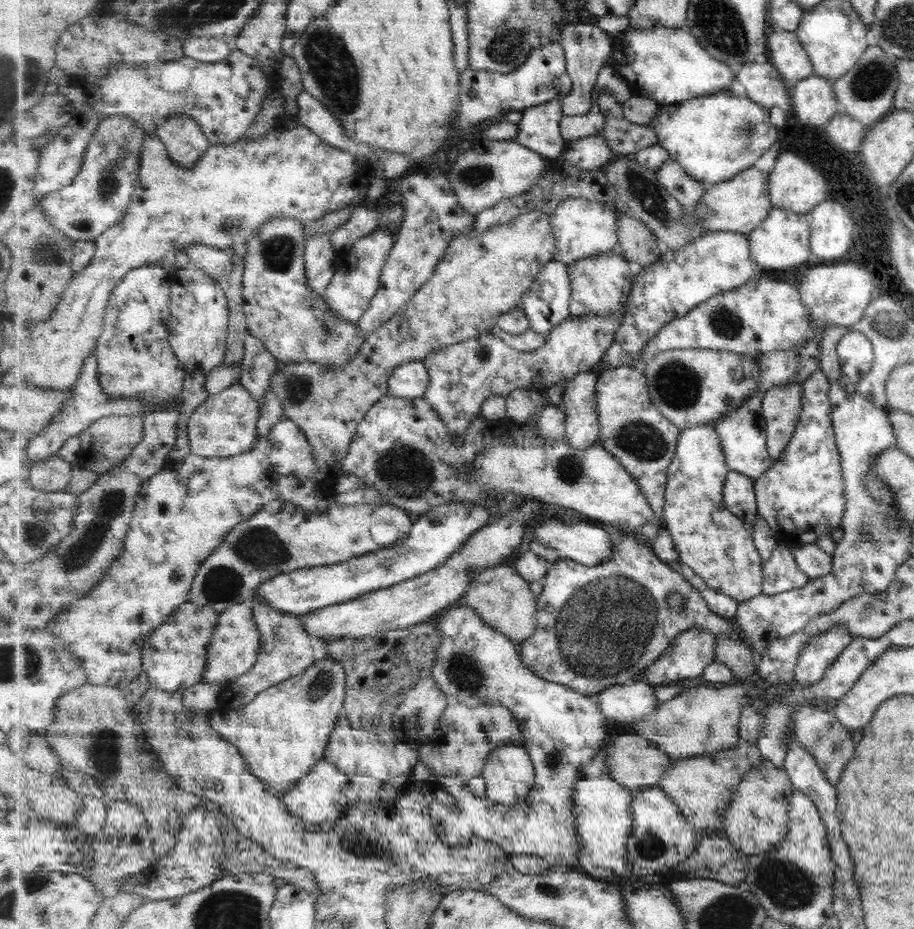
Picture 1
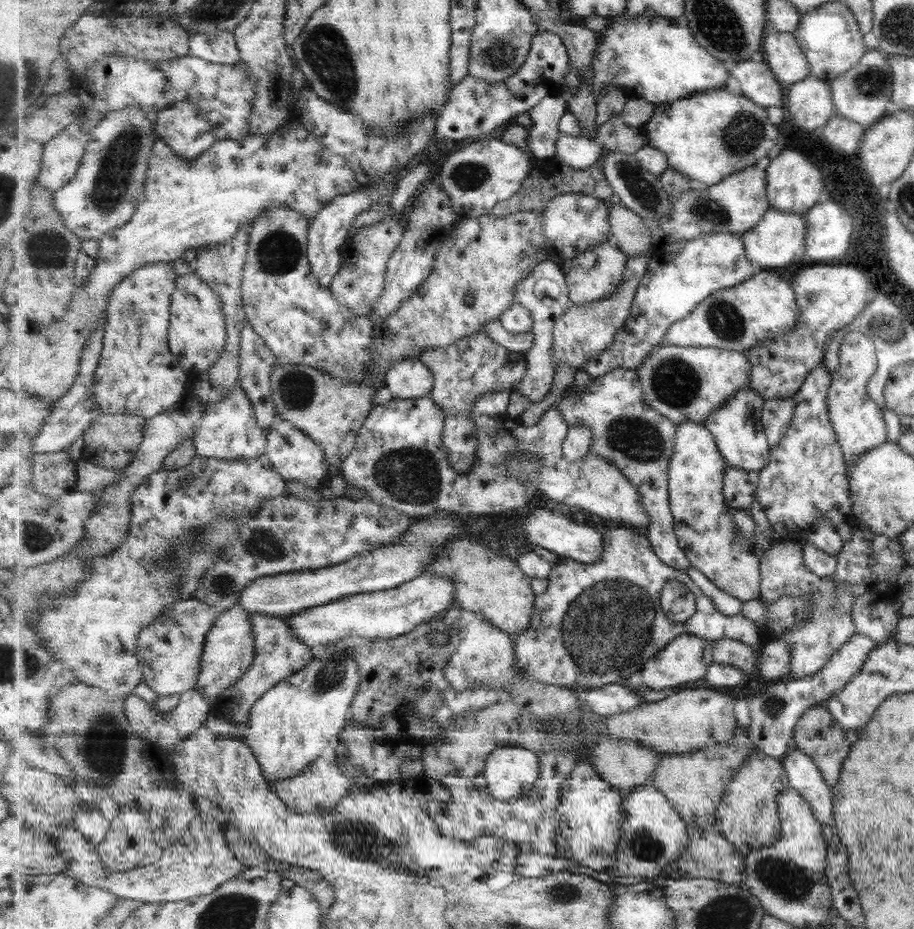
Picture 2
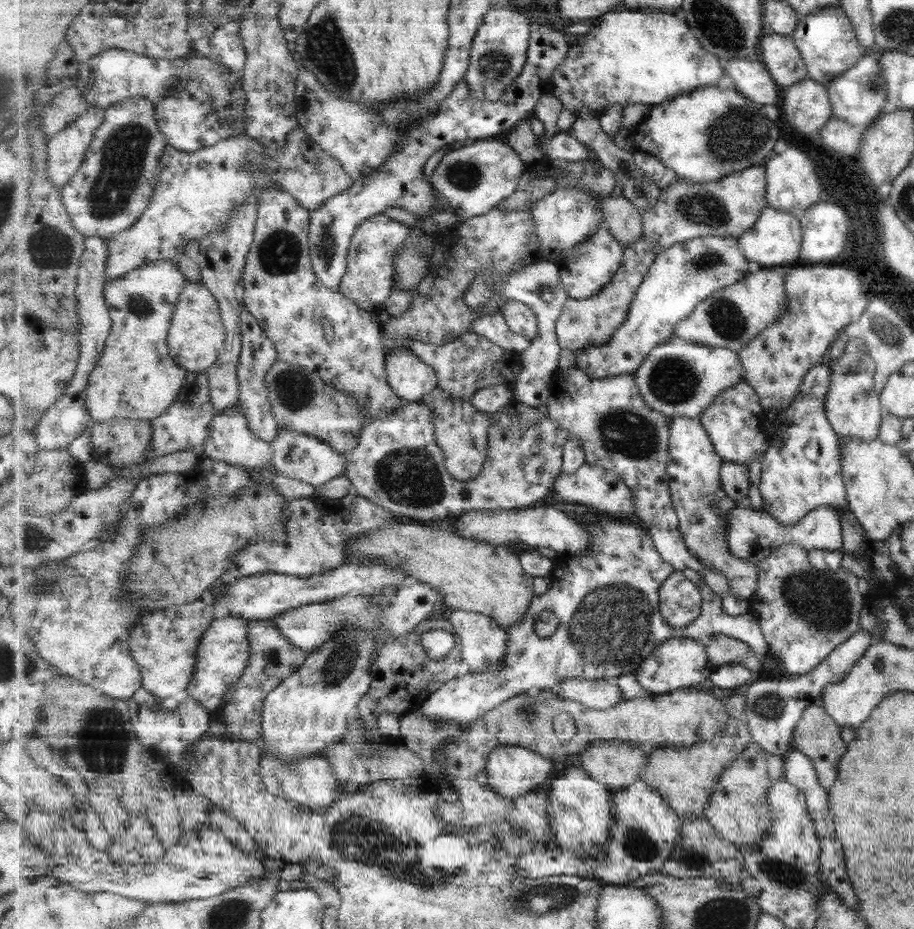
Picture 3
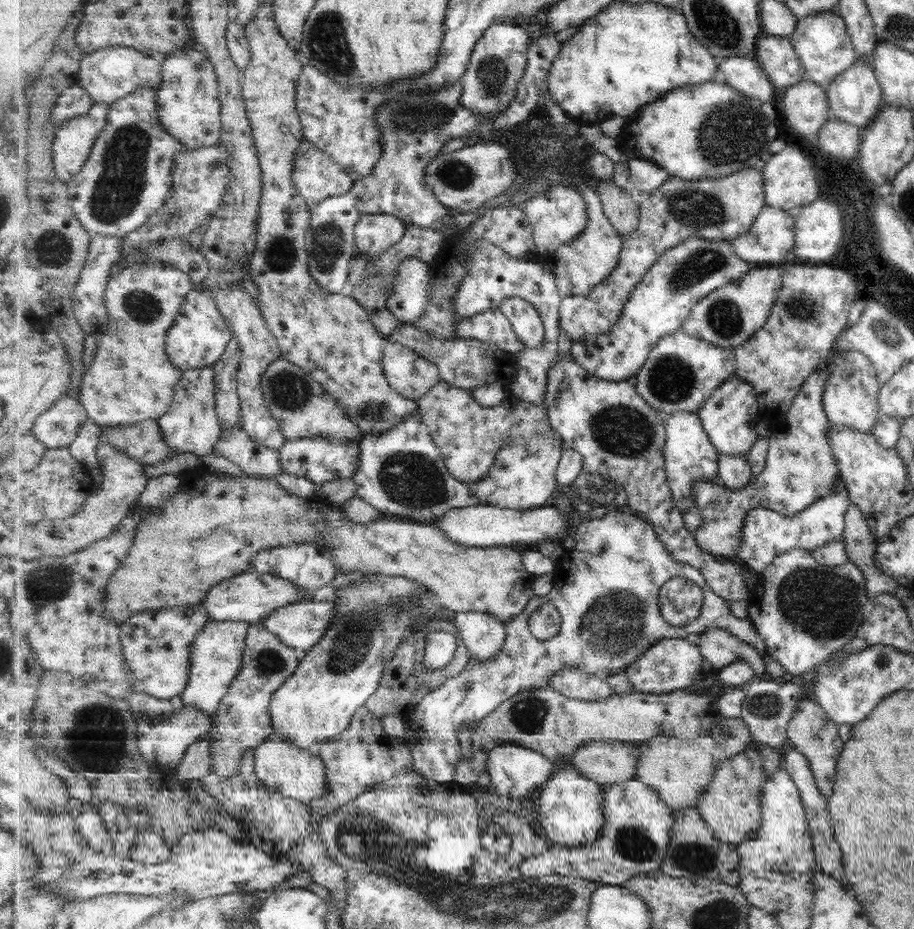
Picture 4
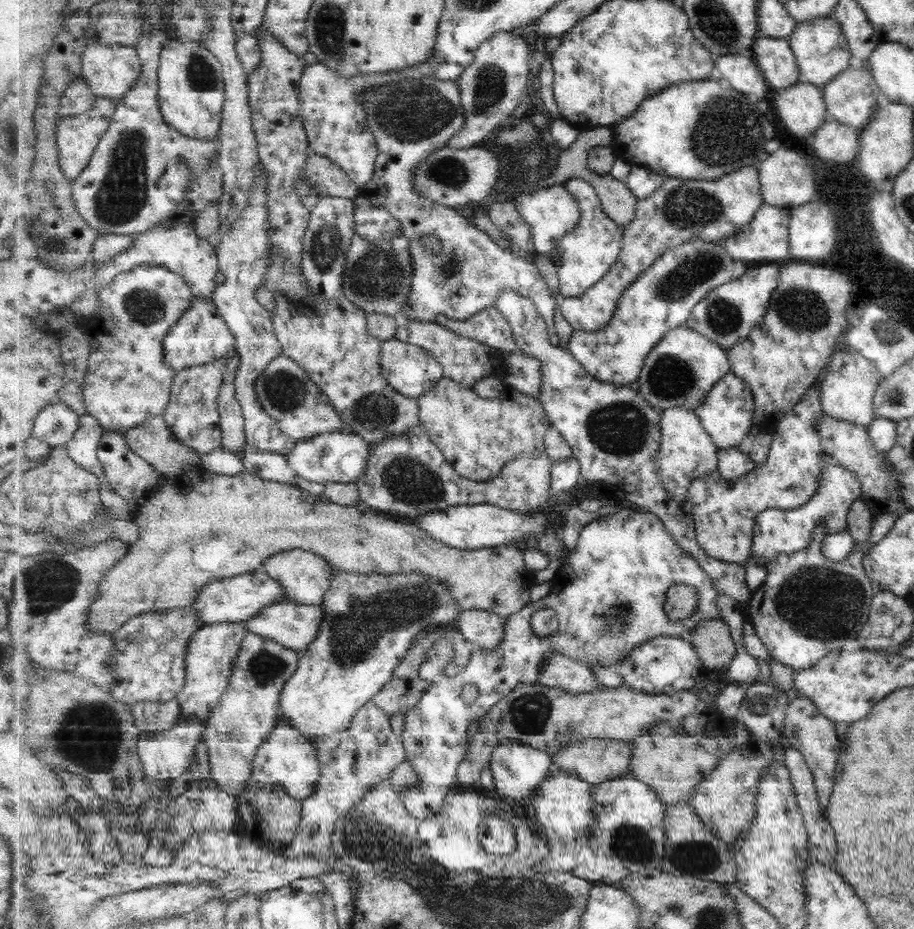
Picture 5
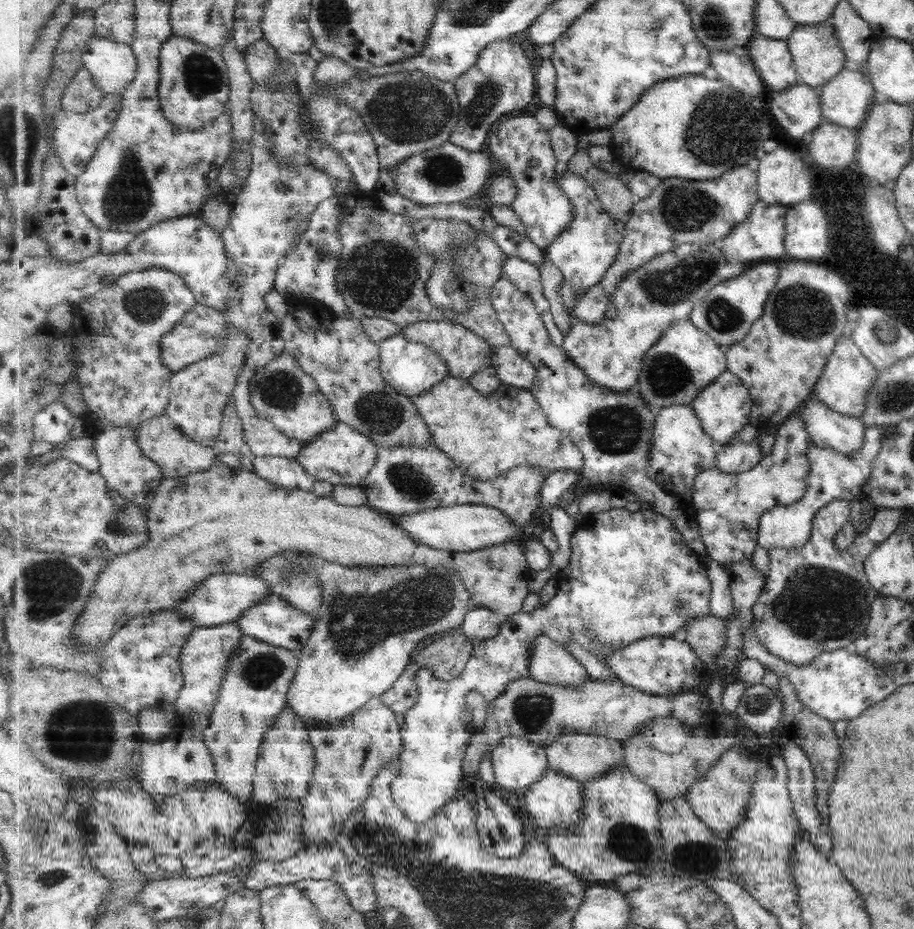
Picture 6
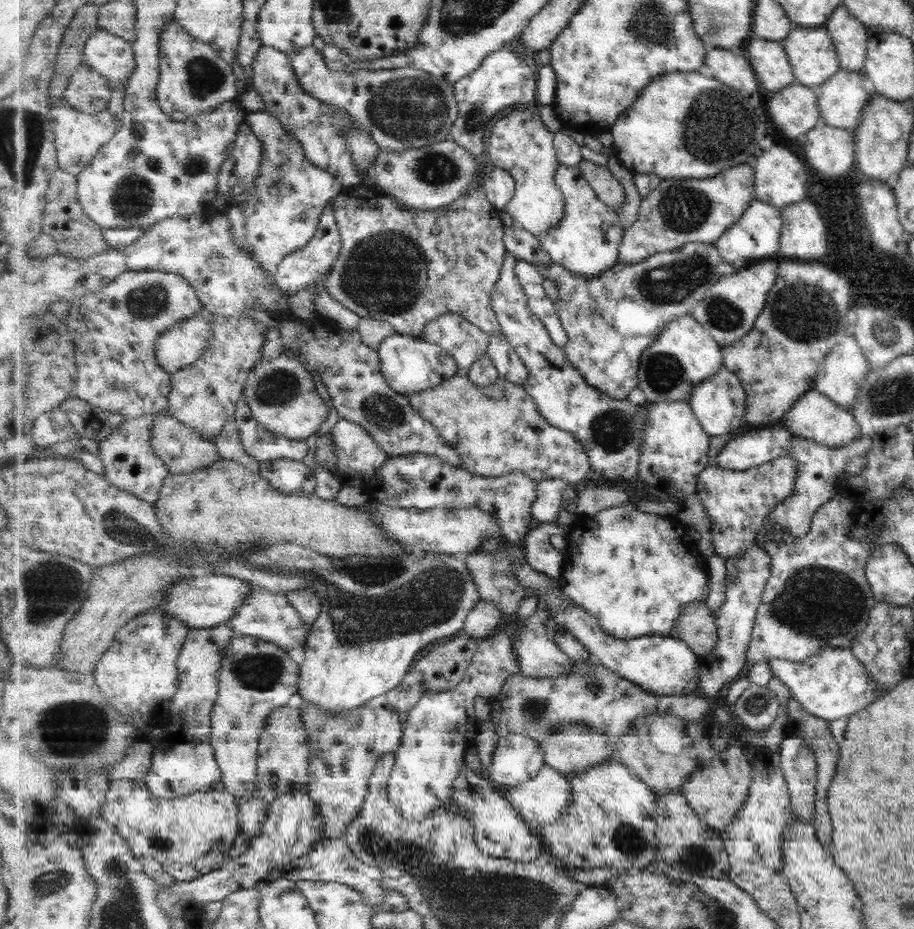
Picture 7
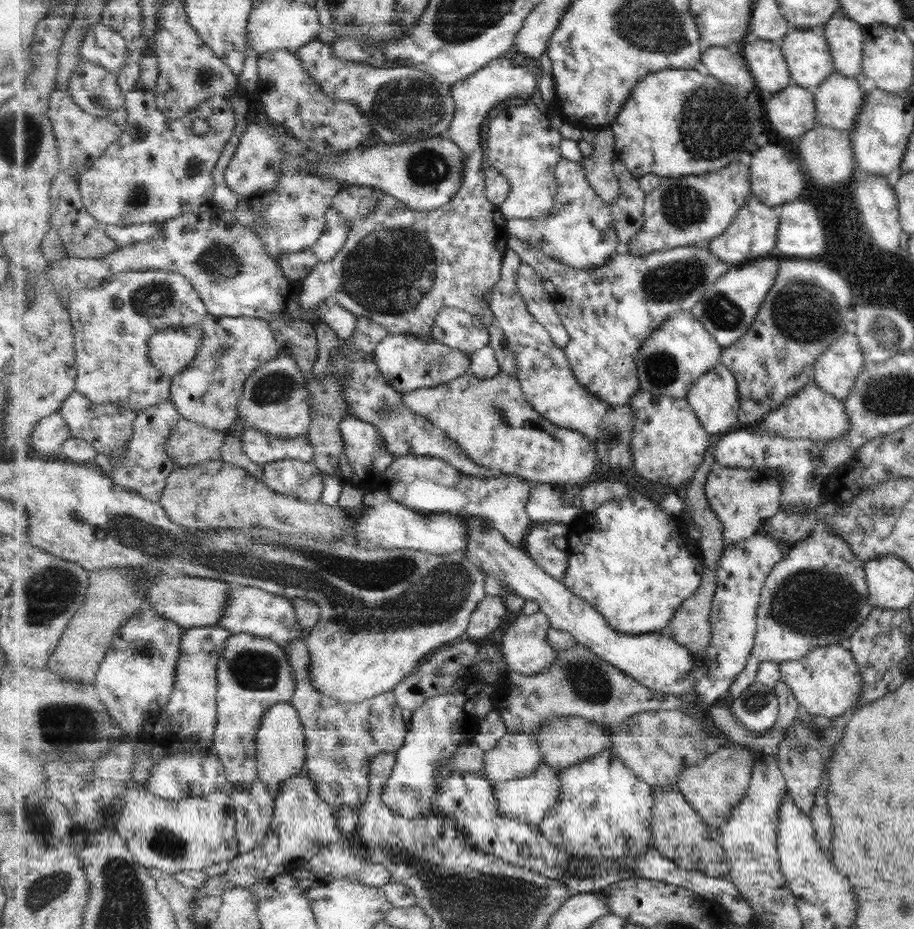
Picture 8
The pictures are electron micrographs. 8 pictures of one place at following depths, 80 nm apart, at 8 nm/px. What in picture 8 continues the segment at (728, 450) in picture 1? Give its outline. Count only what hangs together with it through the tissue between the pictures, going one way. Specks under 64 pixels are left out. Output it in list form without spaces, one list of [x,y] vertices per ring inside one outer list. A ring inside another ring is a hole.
[[[721,361],[713,370],[694,383],[686,399],[696,411],[701,424],[709,434],[723,435],[731,432],[740,422],[740,390],[736,374],[729,370]]]

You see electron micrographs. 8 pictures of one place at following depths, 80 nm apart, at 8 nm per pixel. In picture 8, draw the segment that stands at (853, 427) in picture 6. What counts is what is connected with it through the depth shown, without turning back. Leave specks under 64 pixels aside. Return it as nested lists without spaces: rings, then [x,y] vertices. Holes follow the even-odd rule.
[[[813,382],[806,384],[800,392],[796,392],[792,398],[788,398],[780,408],[772,410],[765,416],[764,420],[760,420],[756,425],[760,431],[765,431],[774,437],[781,435],[790,439],[809,439],[812,443],[840,438],[850,428],[844,403],[821,390]]]

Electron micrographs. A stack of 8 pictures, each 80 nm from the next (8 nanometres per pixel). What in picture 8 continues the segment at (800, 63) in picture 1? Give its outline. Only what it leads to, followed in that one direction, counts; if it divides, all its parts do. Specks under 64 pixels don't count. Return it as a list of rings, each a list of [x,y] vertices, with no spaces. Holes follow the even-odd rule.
[[[752,33],[749,34],[747,42],[749,42],[749,44],[745,44],[745,48],[743,48],[743,46],[741,46],[741,48],[745,53],[747,62],[749,62],[749,67],[752,71],[753,78],[756,79],[757,88],[767,90],[767,92],[771,92],[772,95],[793,84],[792,74],[789,70],[787,60],[785,60],[781,43],[759,39]]]

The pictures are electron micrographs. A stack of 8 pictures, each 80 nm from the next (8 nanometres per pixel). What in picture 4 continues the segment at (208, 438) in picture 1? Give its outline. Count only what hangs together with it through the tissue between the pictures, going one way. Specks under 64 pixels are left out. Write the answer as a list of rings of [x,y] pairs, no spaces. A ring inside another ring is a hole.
[[[223,423],[223,432],[214,453],[237,463],[247,475],[253,477],[285,474],[280,452],[268,446],[259,446],[241,423],[233,425],[232,429],[225,429]]]

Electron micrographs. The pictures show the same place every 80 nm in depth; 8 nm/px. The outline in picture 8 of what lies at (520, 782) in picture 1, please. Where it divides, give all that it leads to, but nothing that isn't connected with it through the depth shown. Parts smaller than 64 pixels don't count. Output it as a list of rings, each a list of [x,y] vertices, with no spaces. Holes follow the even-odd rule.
[[[507,732],[496,743],[492,750],[485,752],[484,775],[492,782],[507,782],[519,780],[536,772],[544,762],[544,756],[540,750],[539,742],[529,734],[517,734]]]

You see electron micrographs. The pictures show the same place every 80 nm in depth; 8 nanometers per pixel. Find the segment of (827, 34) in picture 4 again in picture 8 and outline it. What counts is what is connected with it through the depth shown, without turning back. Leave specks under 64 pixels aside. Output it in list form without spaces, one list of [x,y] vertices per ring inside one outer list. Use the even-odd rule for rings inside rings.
[[[792,29],[780,42],[793,83],[810,92],[814,92],[817,85],[823,84],[835,72],[825,41],[823,36],[813,32]]]

